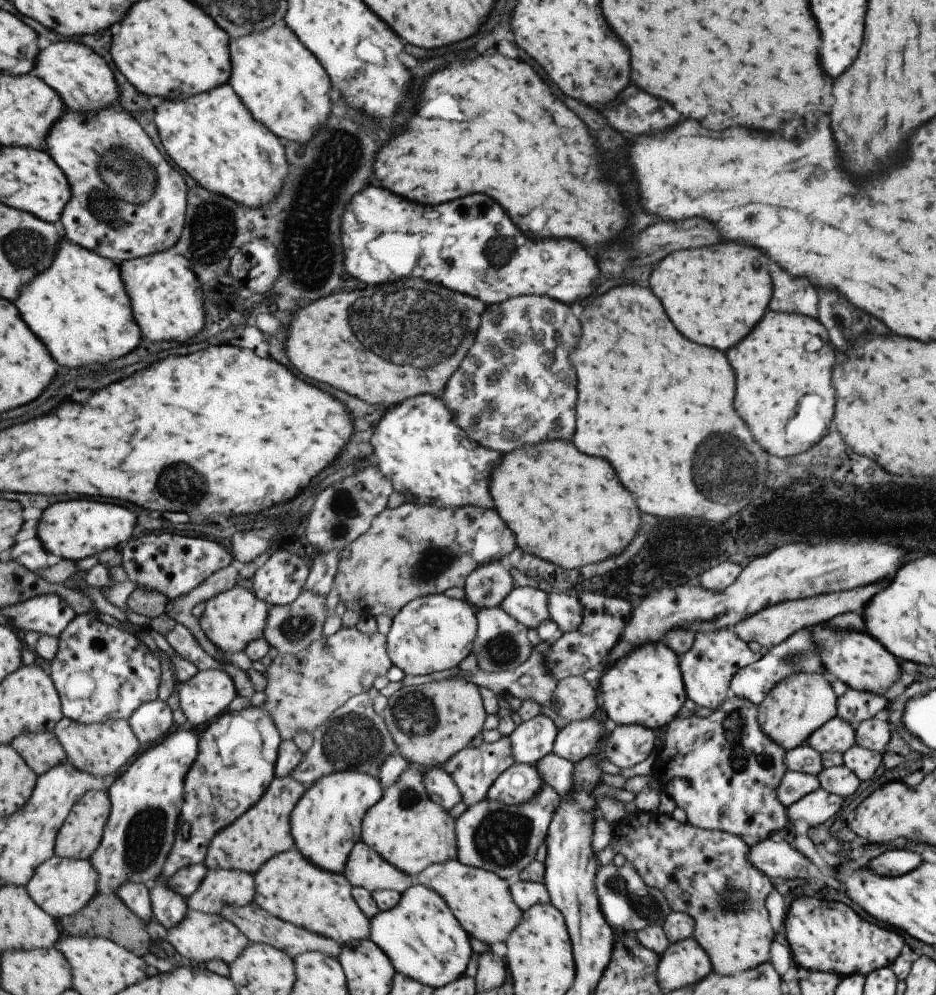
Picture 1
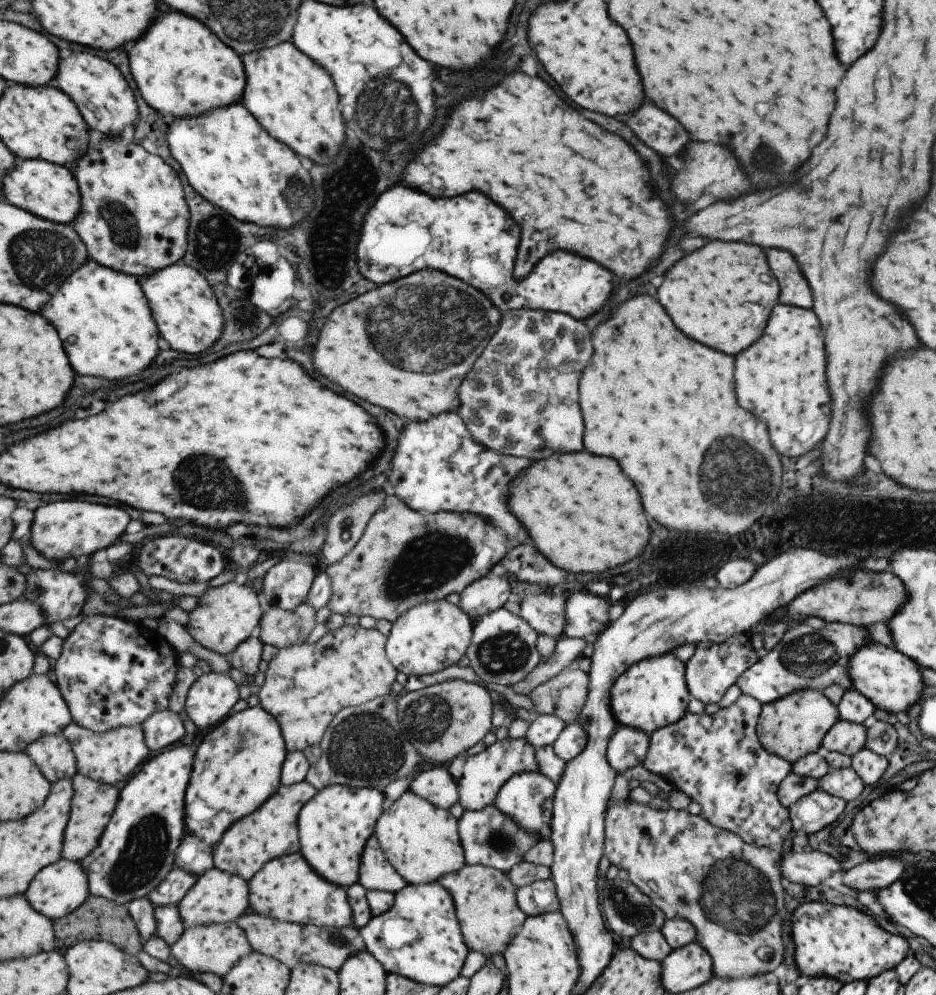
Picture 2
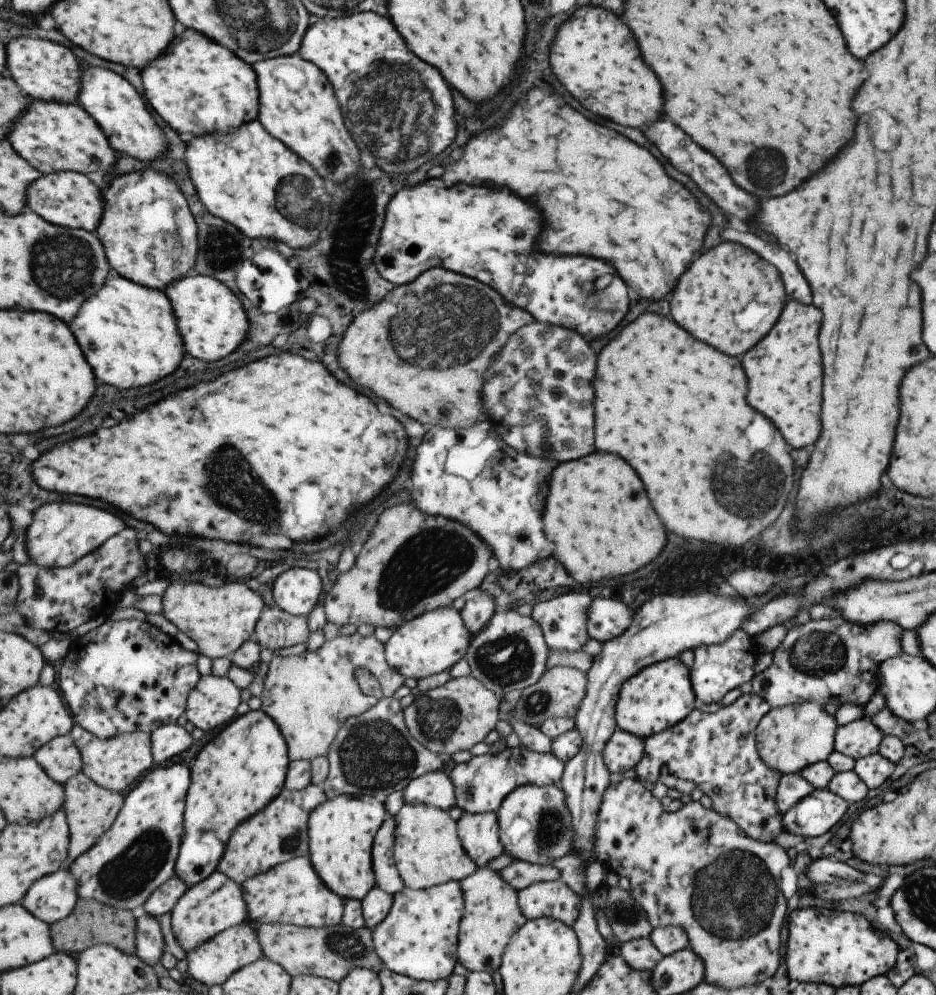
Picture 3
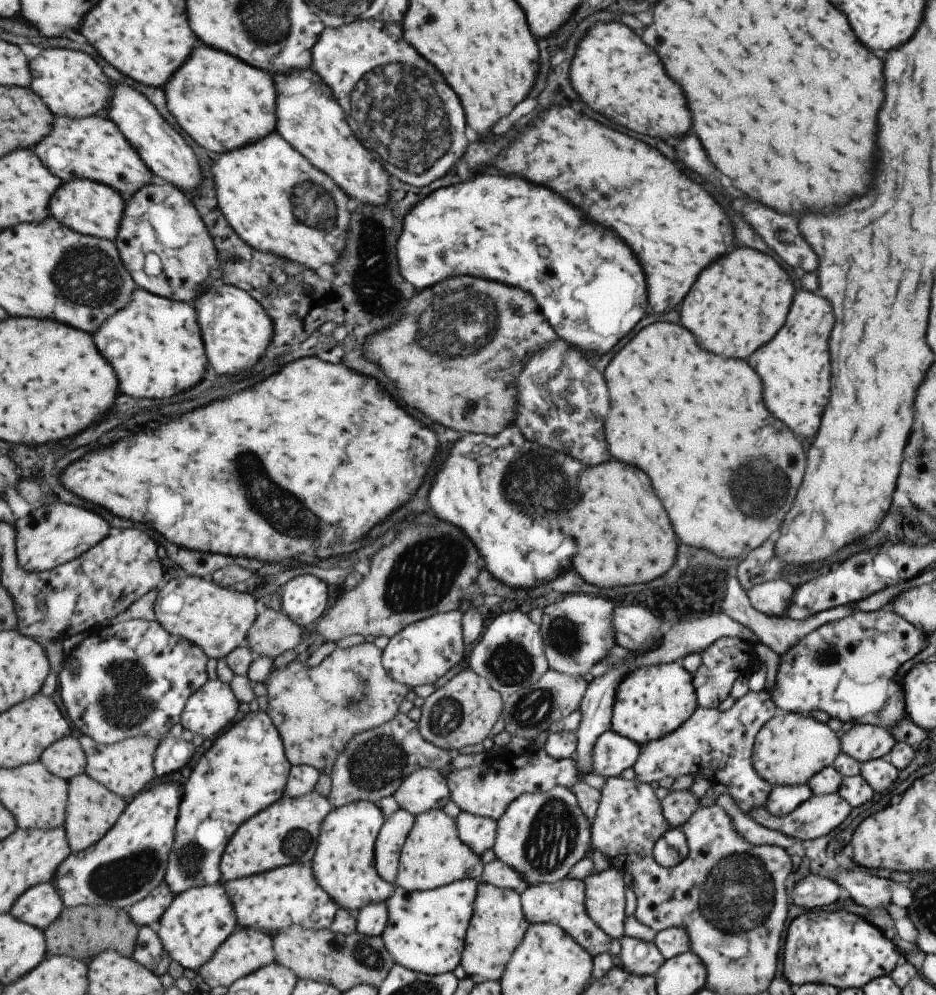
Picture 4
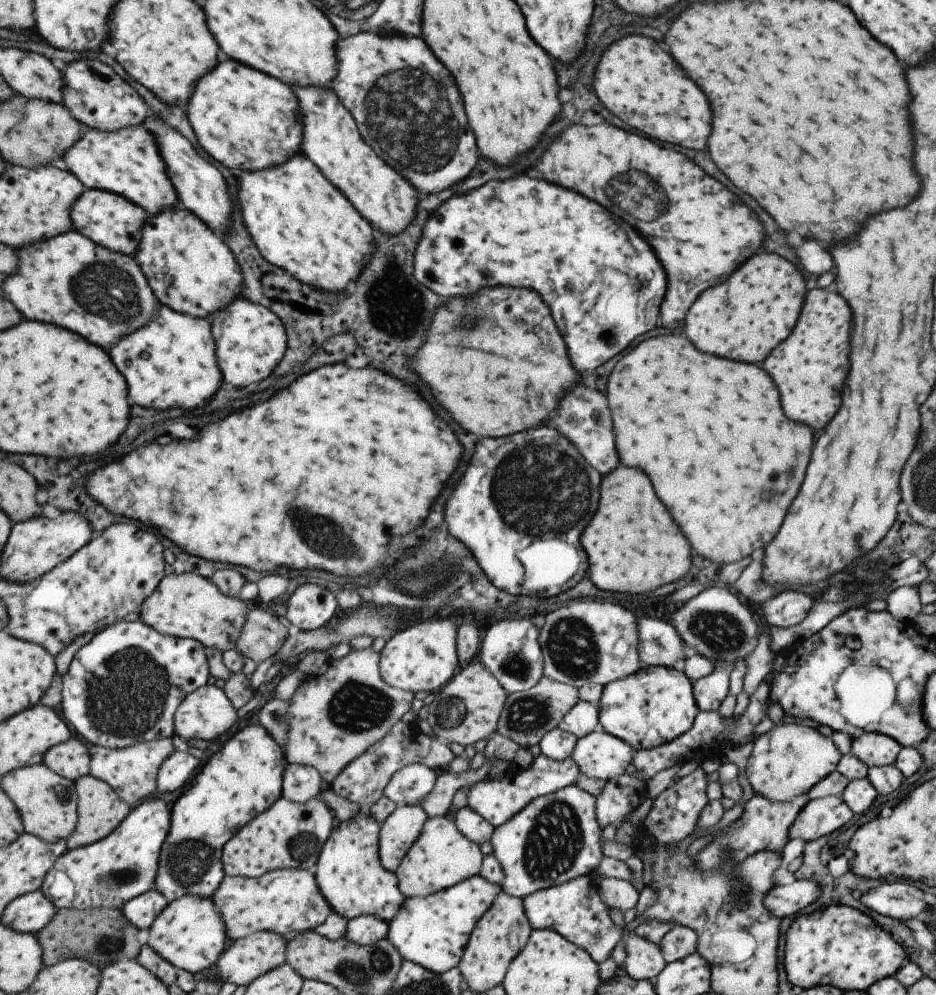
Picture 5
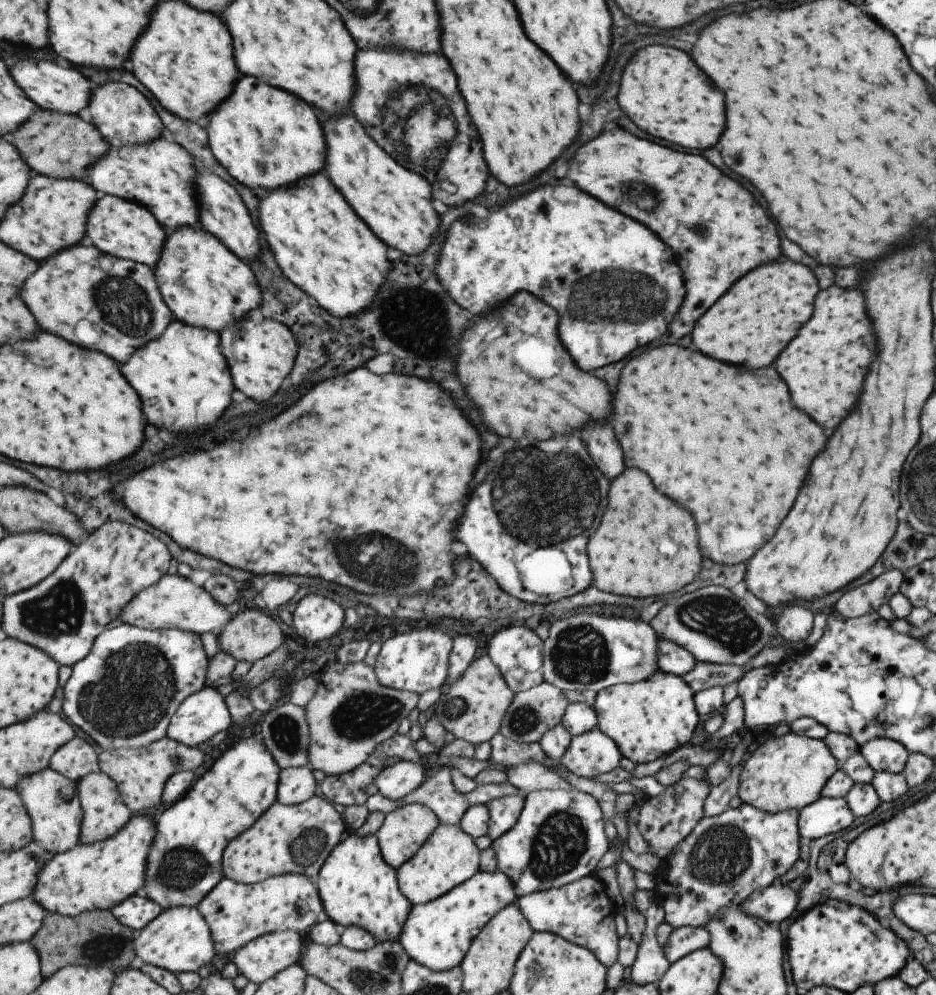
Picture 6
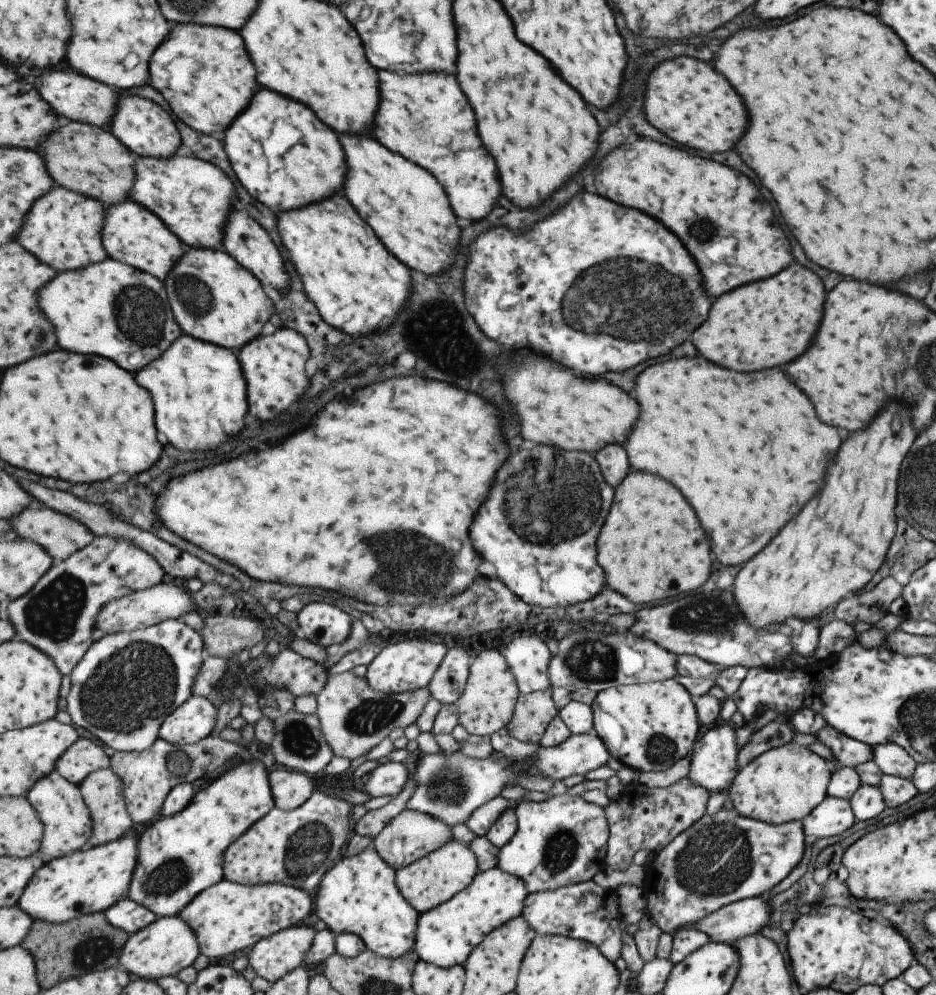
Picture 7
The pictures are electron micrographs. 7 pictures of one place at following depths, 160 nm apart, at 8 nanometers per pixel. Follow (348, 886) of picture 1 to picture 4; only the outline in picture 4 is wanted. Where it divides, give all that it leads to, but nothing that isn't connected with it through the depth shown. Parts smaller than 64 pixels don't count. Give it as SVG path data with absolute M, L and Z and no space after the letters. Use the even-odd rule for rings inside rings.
M304 864L287 865L258 875L224 882L232 905L236 908L239 927L260 929L277 934L299 925L308 929L329 929L340 906L317 882L314 869Z

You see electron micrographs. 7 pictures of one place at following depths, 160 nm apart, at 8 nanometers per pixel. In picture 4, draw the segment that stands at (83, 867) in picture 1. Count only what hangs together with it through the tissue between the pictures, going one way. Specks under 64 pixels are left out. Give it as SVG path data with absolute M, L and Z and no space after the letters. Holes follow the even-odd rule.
M43 883L30 888L13 905L12 915L45 930L61 916L66 904L56 885Z

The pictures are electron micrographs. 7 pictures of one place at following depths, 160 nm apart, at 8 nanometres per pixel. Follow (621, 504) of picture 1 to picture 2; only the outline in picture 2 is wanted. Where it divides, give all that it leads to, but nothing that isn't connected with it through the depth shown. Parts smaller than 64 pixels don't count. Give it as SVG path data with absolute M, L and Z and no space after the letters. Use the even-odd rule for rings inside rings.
M589 452L557 454L535 462L533 468L529 468L529 476L513 484L513 512L517 512L517 516L525 520L525 528L533 532L533 540L537 540L535 548L553 566L568 573L601 572L621 566L639 556L649 542L649 526L637 490L625 478L617 462L605 456L593 456Z

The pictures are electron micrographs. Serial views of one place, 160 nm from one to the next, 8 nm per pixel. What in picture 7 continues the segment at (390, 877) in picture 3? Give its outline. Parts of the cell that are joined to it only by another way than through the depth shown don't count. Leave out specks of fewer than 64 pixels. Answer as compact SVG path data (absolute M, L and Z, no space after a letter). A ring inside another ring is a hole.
M407 808L403 810L392 822L383 828L380 836L374 838L374 848L392 868L399 871L429 854L433 854L435 850L443 848L453 836L453 828L449 827L443 820L431 816L431 814L423 814L417 810Z

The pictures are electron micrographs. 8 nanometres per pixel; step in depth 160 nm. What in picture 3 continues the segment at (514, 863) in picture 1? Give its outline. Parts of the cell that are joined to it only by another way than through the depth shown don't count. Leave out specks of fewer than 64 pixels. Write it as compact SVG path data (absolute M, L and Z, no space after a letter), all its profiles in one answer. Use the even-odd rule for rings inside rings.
M464 811L458 820L463 848L479 867L488 864L503 852L499 837L497 813L470 813Z

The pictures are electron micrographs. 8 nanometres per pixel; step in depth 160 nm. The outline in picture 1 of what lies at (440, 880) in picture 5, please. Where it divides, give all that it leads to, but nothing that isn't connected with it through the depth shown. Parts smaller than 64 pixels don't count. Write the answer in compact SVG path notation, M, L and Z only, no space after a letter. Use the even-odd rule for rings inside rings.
M412 764L393 786L385 789L384 798L368 812L362 825L363 840L385 860L414 879L433 865L457 859L460 850L457 820L429 796L424 772Z

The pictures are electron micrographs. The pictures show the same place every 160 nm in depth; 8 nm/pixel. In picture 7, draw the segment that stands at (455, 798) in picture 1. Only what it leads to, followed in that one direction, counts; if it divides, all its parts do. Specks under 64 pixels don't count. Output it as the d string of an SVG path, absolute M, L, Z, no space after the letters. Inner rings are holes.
M389 761L371 774L365 774L360 782L364 792L371 797L395 797L404 791L412 776L405 764Z

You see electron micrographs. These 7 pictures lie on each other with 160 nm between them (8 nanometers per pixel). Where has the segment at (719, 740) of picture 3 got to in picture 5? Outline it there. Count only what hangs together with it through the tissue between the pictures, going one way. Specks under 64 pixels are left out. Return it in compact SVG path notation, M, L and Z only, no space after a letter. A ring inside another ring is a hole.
M777 650L777 652L774 654L776 659L774 660L772 670L766 676L766 678L761 683L759 683L759 686L757 686L755 692L753 692L753 694L748 698L748 704L745 708L745 713L743 716L741 716L741 718L739 718L739 720L737 720L737 722L731 722L731 717L728 719L720 718L717 711L698 710L695 718L693 719L691 728L689 728L687 732L679 735L671 742L659 745L658 747L635 751L635 754L632 758L633 766L637 771L642 772L647 780L650 779L654 774L657 774L660 770L666 769L668 766L671 766L675 763L684 764L687 761L696 760L699 763L699 766L701 766L702 762L710 756L717 758L718 754L716 754L715 751L710 750L712 746L711 743L714 740L717 740L717 738L723 737L726 739L723 747L739 746L747 742L751 742L749 735L751 734L753 727L763 718L765 718L767 714L767 700L770 680L772 679L772 674L775 671L781 670L781 667L784 663L784 656L785 654L779 650Z

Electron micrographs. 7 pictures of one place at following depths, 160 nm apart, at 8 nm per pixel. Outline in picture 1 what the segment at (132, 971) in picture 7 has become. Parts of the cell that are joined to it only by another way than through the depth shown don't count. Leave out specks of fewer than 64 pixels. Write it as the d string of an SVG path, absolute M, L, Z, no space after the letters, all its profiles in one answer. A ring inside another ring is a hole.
M235 869L210 870L199 890L188 901L189 910L217 915L223 906L255 903L256 877Z

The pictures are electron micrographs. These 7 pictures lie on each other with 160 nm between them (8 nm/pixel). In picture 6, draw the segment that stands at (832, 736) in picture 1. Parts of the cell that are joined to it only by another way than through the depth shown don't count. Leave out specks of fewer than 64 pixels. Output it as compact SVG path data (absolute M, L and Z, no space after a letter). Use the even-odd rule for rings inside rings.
M876 738L868 740L858 748L858 752L874 770L901 773L909 753L899 742Z

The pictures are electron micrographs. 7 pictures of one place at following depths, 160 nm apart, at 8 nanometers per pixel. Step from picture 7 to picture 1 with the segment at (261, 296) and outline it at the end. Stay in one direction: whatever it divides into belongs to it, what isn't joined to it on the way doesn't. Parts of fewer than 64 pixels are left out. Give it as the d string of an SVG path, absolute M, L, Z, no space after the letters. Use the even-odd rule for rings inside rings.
M115 106L98 113L78 113L77 111L66 110L59 123L53 127L46 137L47 152L57 161L57 164L65 171L72 186L72 199L65 207L60 225L65 231L65 238L70 242L77 243L83 248L100 254L102 257L114 260L118 265L133 259L140 259L155 253L173 250L180 242L184 234L188 216L188 188L192 182L186 174L180 170L167 155L164 155L153 139L145 132L139 121L125 111L121 106Z

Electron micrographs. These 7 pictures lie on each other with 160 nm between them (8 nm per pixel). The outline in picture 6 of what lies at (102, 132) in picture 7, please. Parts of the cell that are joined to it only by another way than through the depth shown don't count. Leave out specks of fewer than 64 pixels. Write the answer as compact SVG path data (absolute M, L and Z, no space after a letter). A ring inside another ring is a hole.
M41 108L9 138L17 145L17 148L20 148L24 159L34 173L56 179L88 181L88 173L92 166L113 148L92 122L85 122L78 115L46 111Z

